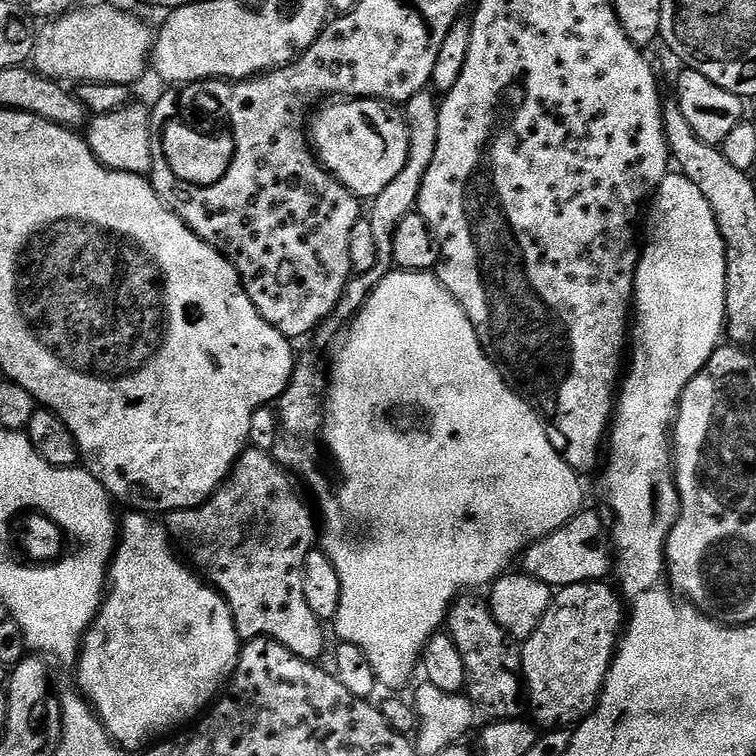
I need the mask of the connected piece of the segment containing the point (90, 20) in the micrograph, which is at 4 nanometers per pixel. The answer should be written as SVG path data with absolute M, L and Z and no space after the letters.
M77 7L75 10L64 13L63 16L58 16L47 21L48 24L34 40L34 51L32 54L31 63L34 65L35 71L39 75L48 77L49 80L57 82L69 82L68 80L76 80L75 82L83 82L85 84L123 84L125 86L132 86L135 80L140 80L144 76L144 71L149 71L150 68L150 53L154 43L153 33L148 33L148 28L140 20L135 20L128 12L119 12L116 8L83 8Z

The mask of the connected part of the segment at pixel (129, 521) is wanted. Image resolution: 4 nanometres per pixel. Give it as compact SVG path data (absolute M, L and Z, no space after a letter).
M135 510L129 511L127 514L129 516L121 524L119 521L118 524L118 543L110 556L106 577L106 595L100 605L99 612L96 613L95 620L92 621L92 625L84 633L78 663L75 665L74 671L76 671L76 680L80 683L81 689L79 688L79 691L84 699L91 703L109 737L121 749L124 747L144 750L153 742L159 741L165 734L172 734L183 729L185 727L183 724L187 720L193 719L192 721L195 721L221 695L222 689L229 683L232 673L236 671L236 657L240 655L242 641L239 634L236 633L236 627L232 621L232 612L228 608L228 603L224 601L224 597L211 584L201 579L183 559L180 559L180 561L172 557L173 545L170 543L167 531L161 525L159 528L152 521L155 519L151 515L141 514Z

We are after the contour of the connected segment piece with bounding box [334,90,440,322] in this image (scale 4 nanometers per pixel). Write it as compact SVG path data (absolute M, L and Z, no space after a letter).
M425 90L419 97L407 101L403 105L402 111L405 120L408 122L408 137L410 138L410 150L406 158L406 166L398 173L398 178L382 190L382 194L372 197L370 207L370 230L374 234L374 246L376 247L376 265L374 270L361 272L353 275L349 280L342 298L338 302L334 316L335 319L351 321L352 317L359 314L362 306L370 298L370 294L382 282L384 273L393 267L392 262L392 243L394 242L394 230L402 218L406 218L416 208L416 199L422 190L422 178L426 176L426 170L430 168L430 162L434 160L434 150L438 146L438 118L440 117L440 104L432 101L433 93Z

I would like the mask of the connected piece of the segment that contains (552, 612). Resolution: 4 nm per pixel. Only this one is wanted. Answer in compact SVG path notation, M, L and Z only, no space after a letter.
M593 582L559 589L553 595L542 622L538 622L538 630L534 630L534 634L523 641L520 648L520 671L526 685L526 704L530 709L530 716L532 712L531 719L541 729L560 730L565 726L579 725L596 708L626 624L625 605L617 589L613 585L612 588L608 582Z

